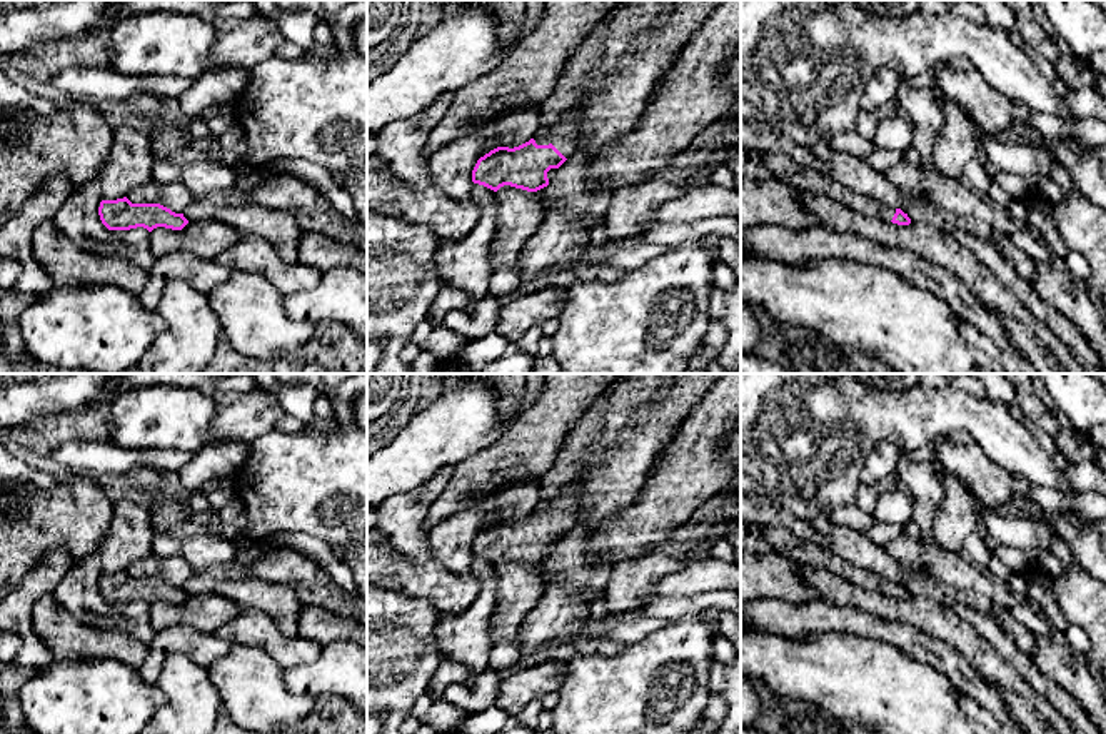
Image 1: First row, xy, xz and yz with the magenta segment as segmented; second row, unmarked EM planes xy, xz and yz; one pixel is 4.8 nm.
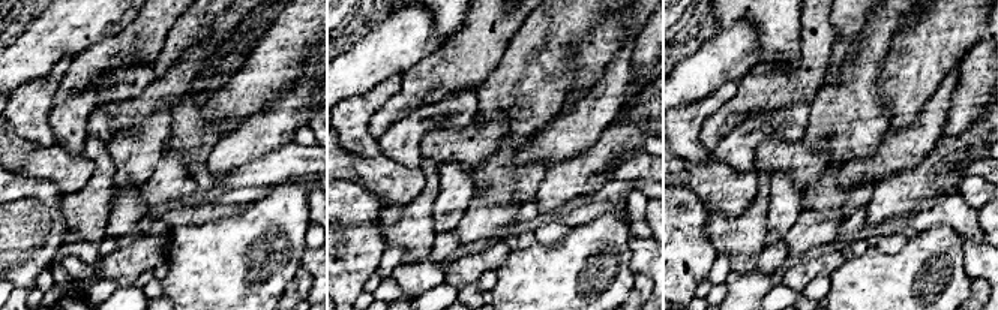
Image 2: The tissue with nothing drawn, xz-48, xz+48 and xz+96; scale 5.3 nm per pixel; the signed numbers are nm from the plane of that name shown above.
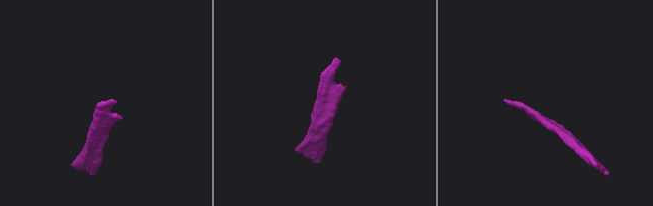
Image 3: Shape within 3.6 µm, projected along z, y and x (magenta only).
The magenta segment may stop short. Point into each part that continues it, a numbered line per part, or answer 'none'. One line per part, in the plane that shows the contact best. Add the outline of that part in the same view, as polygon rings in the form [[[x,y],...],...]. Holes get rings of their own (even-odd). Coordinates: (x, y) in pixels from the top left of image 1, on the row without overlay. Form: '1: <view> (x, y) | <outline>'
1: xz (563, 509) | [[[569,484],[561,495],[554,499],[539,499],[534,509],[537,519],[552,517],[566,532],[569,532],[579,510],[579,484]]]

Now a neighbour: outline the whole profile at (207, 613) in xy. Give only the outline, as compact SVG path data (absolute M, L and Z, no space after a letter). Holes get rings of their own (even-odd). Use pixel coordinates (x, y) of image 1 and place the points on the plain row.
M217 592L189 596L182 604L157 601L148 607L150 626L155 632L190 626L205 634L215 634L225 622L240 614L237 602Z

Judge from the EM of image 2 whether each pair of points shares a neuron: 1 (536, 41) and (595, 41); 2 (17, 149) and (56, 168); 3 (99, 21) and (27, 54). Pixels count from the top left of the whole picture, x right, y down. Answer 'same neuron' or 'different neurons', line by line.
1: different neurons
2: same neuron
3: same neuron

